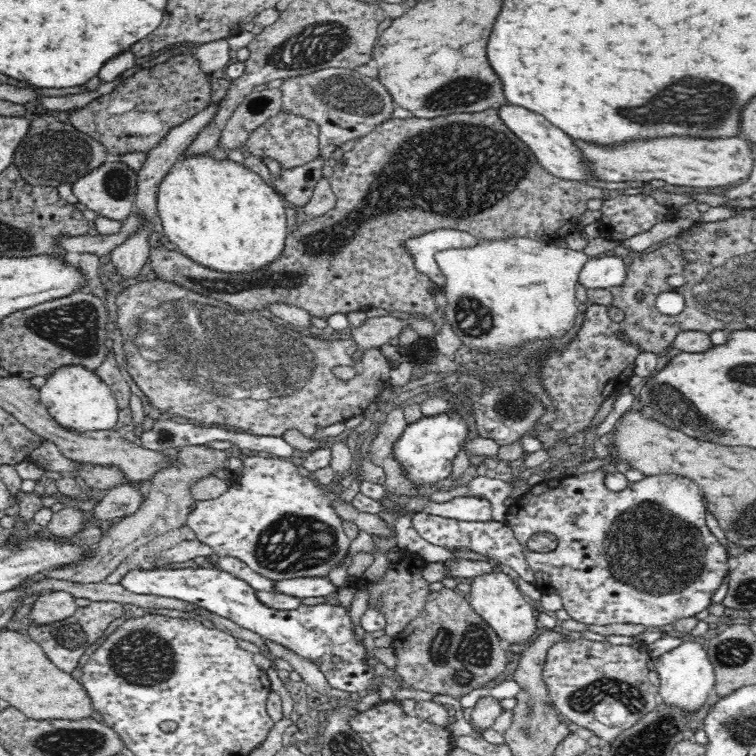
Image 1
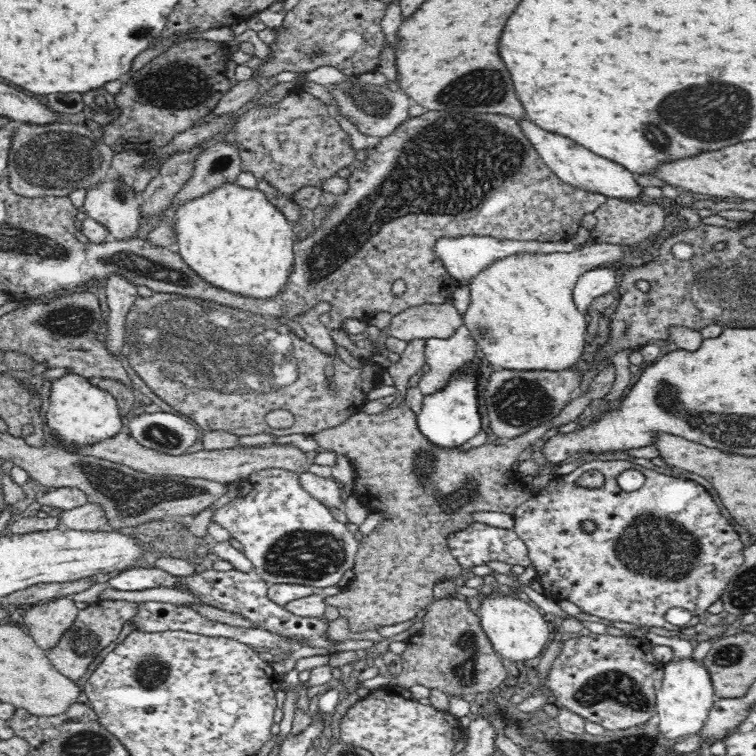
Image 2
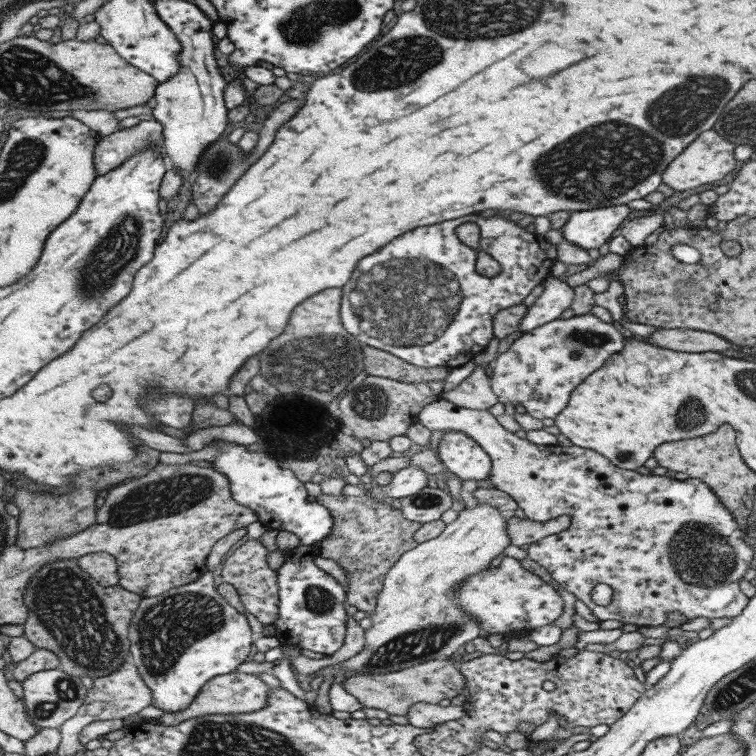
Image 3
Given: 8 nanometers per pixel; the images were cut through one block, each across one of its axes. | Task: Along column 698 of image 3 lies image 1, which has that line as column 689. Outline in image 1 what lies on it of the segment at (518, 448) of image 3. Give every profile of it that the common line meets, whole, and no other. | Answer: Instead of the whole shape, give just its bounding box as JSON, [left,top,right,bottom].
[499,471,728,627]

